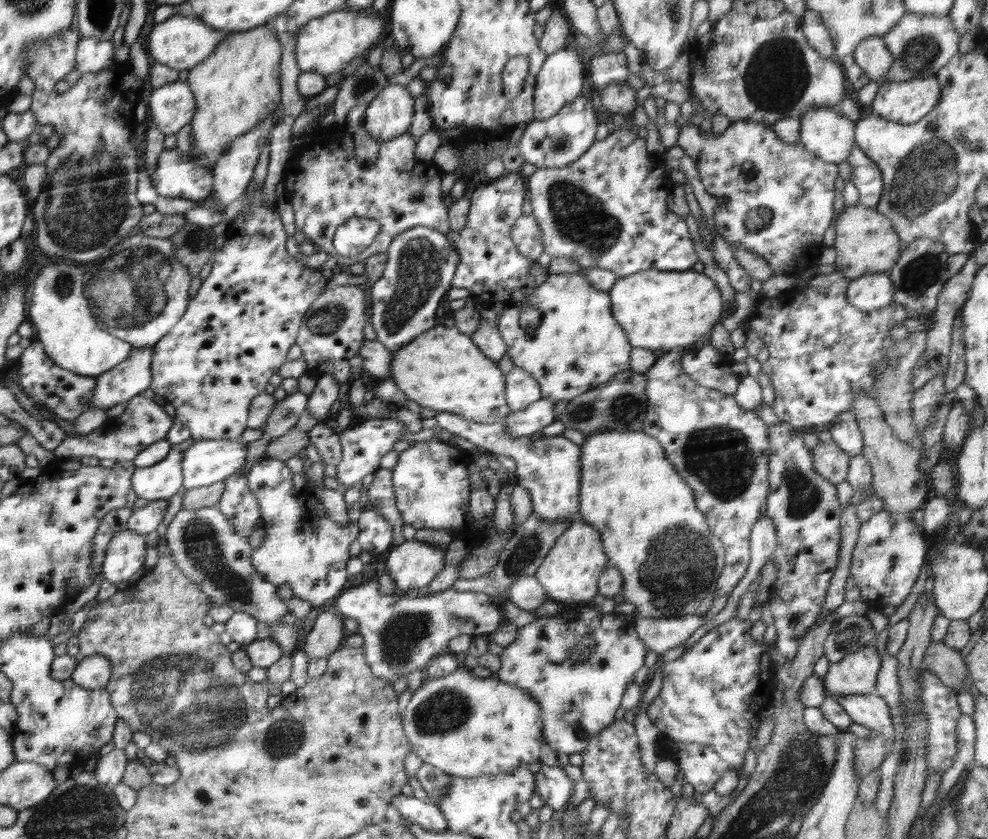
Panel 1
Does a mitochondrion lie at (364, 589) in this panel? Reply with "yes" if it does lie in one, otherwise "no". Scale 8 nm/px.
no

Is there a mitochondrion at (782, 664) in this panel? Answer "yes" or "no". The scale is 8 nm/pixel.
no

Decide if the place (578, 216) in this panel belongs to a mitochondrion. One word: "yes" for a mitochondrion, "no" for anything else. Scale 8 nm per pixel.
yes

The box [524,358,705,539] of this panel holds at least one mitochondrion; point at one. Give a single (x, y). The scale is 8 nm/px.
(627, 408)

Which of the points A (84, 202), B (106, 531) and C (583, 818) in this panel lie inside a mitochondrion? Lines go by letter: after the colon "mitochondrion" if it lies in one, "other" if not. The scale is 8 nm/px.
A: mitochondrion
B: other
C: other

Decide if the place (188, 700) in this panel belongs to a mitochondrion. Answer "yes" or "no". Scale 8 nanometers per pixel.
yes

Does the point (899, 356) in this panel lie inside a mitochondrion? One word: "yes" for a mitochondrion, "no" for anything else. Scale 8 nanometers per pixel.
yes

